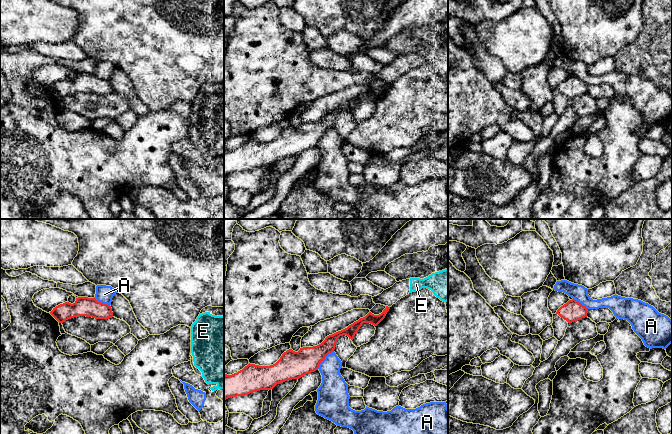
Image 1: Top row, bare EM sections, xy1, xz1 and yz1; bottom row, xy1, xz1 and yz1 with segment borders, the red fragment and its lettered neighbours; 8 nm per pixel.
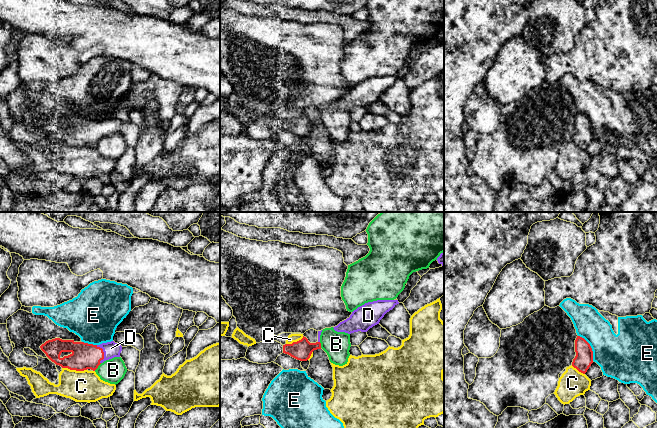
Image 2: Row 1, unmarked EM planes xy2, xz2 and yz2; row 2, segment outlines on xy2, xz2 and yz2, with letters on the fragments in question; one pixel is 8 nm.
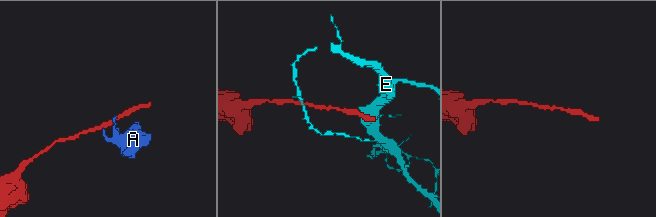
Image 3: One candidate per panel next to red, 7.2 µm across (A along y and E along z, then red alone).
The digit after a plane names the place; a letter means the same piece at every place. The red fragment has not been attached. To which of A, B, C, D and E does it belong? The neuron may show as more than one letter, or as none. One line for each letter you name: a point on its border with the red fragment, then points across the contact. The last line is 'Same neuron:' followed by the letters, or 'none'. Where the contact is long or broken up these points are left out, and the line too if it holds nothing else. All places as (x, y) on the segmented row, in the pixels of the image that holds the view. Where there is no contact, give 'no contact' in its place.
D: contact xy2 (103, 353); way xy2 (84, 356), (103, 353), (111, 349)
Same neuron: D

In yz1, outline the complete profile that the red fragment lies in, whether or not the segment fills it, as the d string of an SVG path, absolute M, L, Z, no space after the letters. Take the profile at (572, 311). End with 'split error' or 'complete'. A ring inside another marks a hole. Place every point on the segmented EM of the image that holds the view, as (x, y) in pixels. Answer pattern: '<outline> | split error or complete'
M575 299L569 300L556 312L556 314L566 320L568 323L572 323L587 317L587 313L588 309Z | complete

